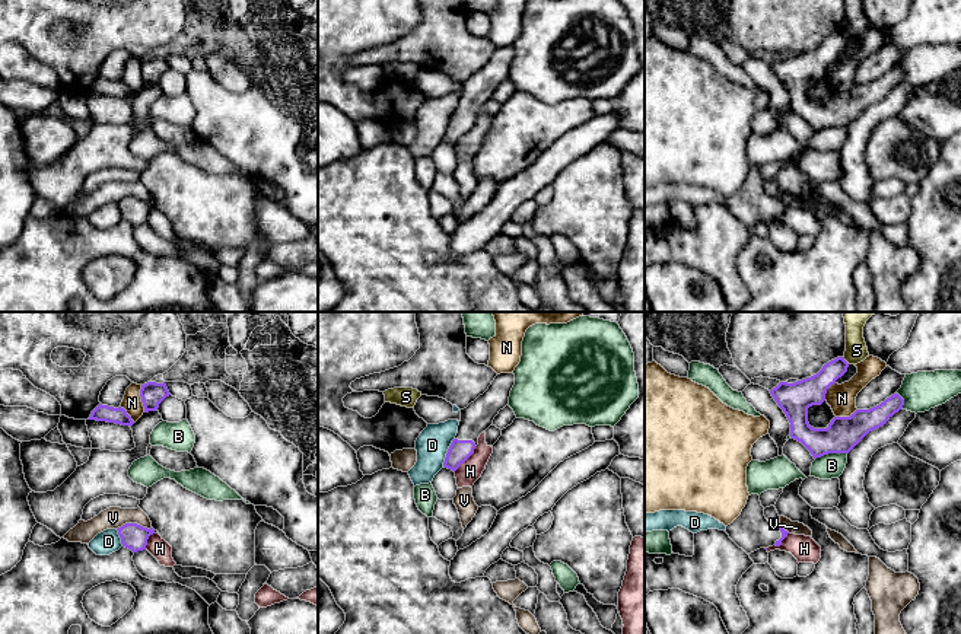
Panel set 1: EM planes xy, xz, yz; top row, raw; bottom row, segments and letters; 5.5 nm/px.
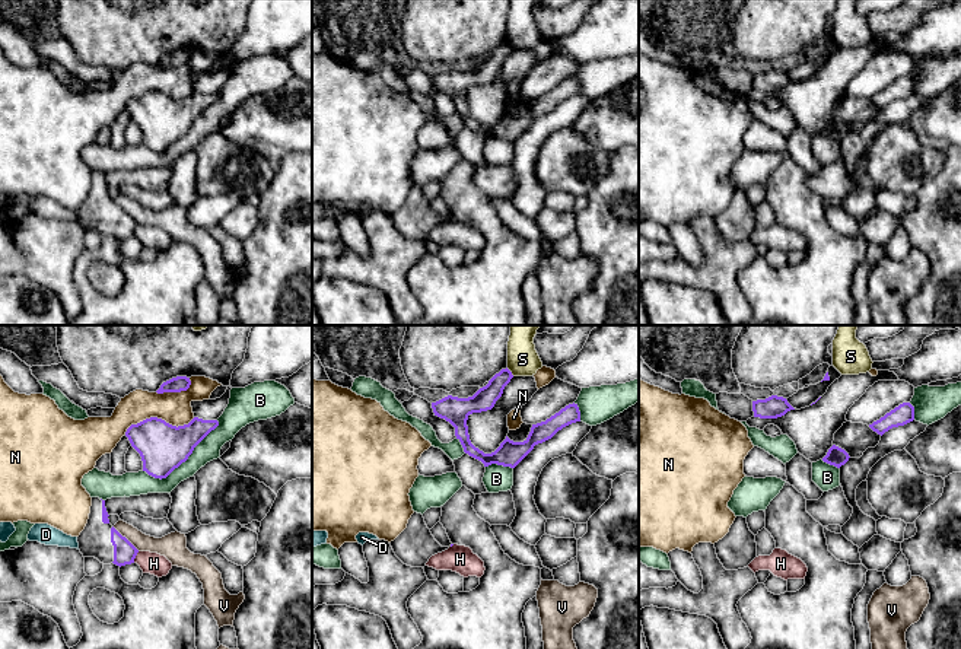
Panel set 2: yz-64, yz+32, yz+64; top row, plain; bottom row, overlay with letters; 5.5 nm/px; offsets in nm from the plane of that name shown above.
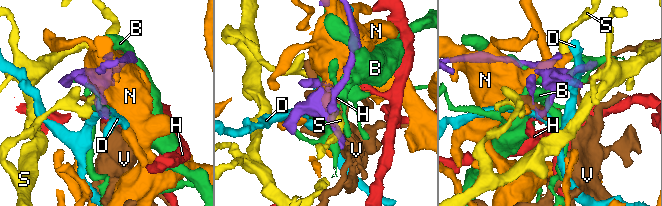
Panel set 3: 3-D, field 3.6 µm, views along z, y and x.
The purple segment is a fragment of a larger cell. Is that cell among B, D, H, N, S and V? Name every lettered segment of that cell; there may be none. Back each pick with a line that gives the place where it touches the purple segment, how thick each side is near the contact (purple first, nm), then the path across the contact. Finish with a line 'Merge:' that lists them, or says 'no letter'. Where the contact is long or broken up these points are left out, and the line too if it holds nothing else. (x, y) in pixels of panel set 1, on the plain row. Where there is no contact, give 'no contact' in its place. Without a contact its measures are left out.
Merge: no letter

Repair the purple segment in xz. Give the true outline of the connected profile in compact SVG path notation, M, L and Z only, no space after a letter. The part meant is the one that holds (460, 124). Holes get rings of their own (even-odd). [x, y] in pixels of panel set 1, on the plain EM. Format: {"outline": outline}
{"outline": "M500 47L483 69L461 83L458 106L448 122L445 141L455 146L474 127L480 108L493 98L499 85L509 77L513 58L513 47Z"}

